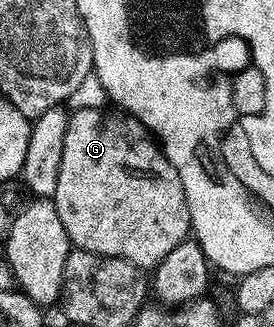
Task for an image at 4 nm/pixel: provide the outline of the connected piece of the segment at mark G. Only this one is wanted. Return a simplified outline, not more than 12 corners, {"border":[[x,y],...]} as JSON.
{"border":[[120,108],[69,114],[51,201],[76,249],[157,267],[179,172]]}

